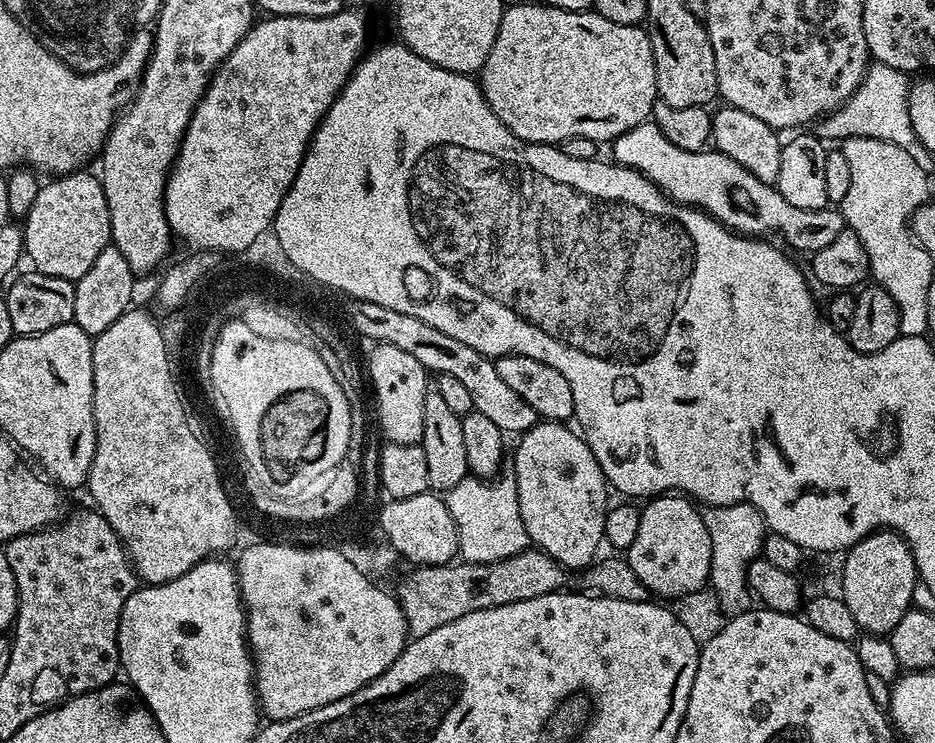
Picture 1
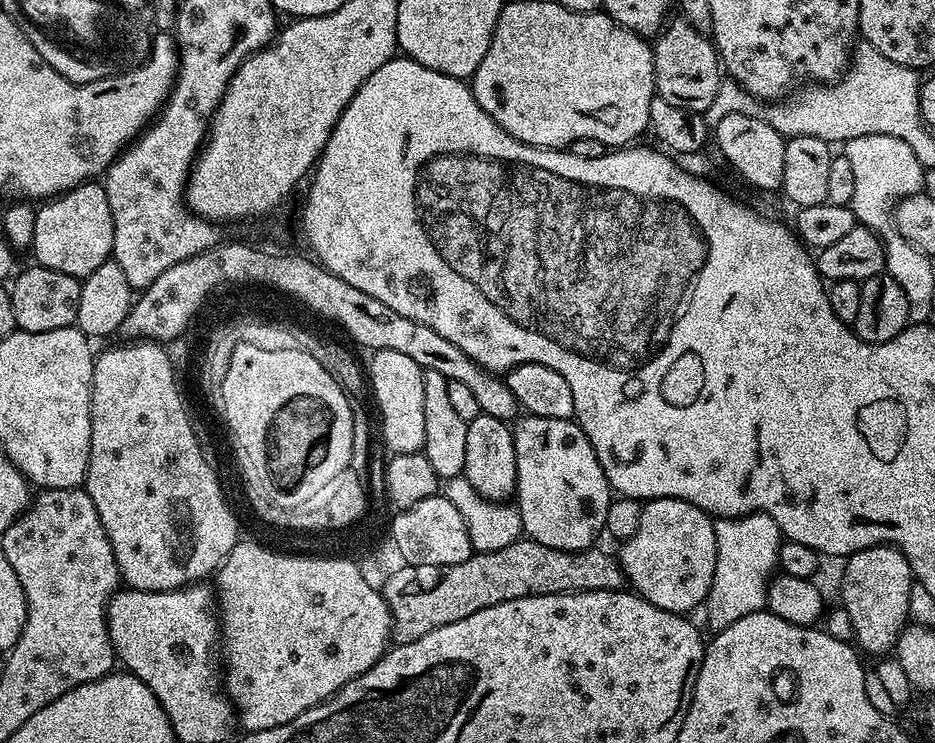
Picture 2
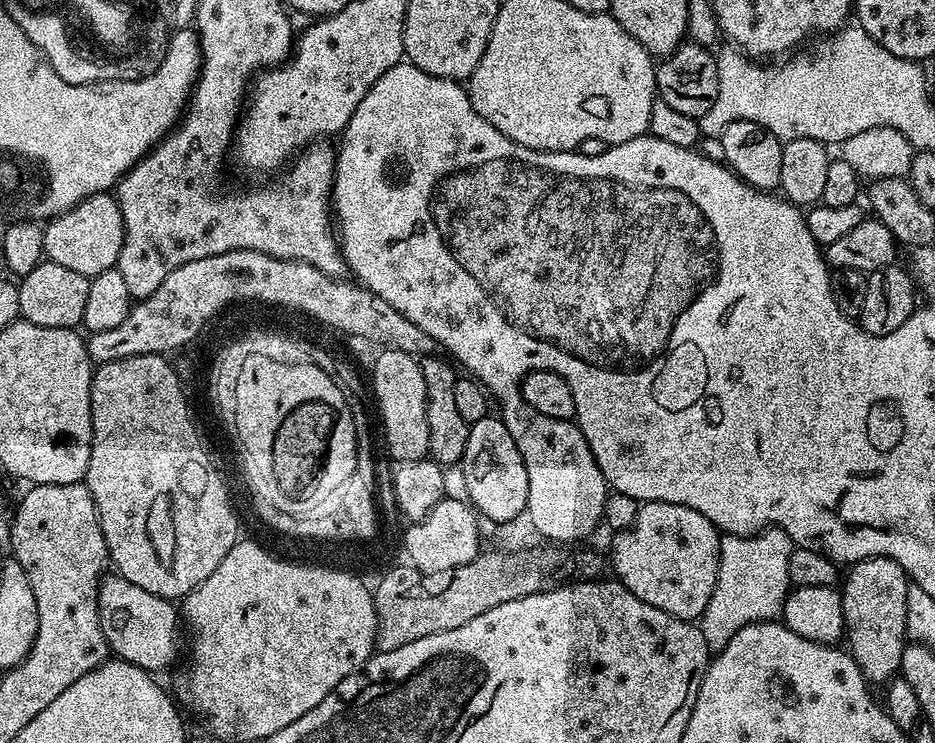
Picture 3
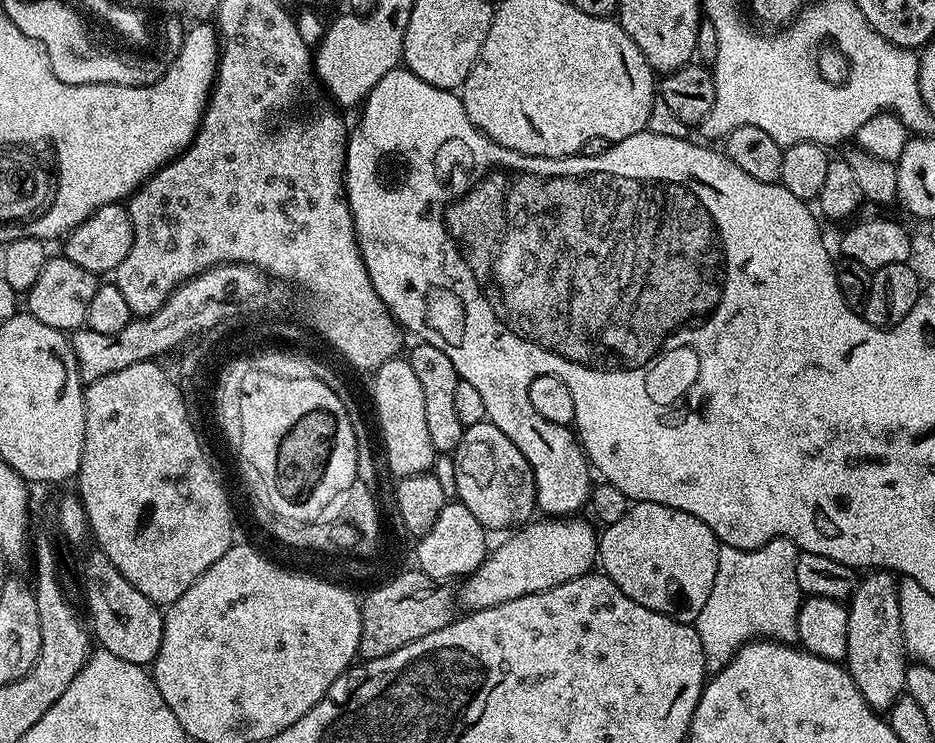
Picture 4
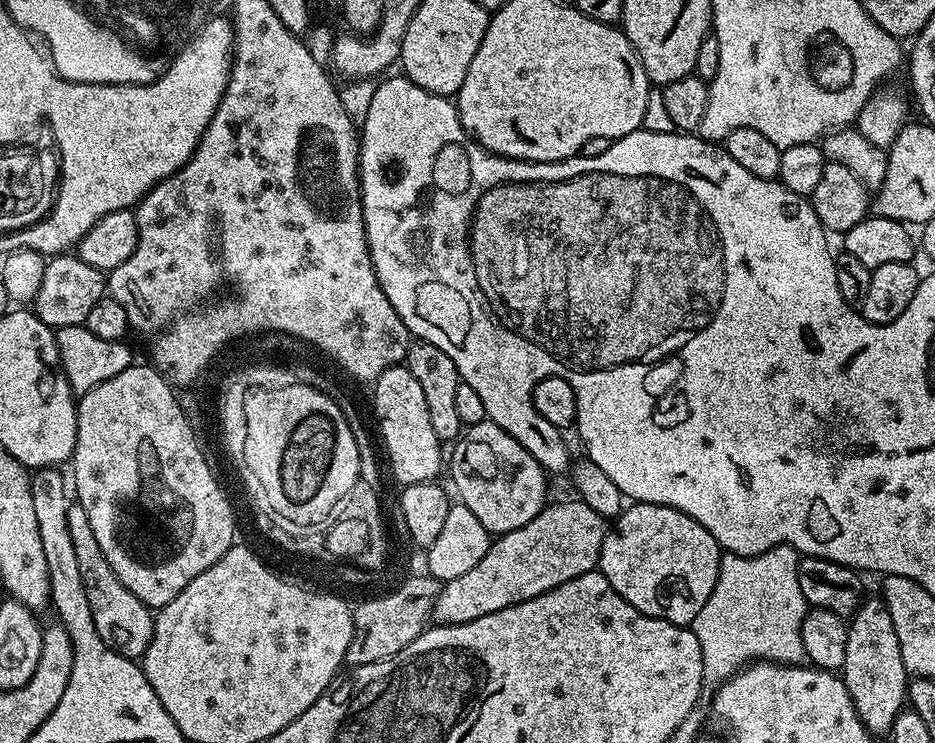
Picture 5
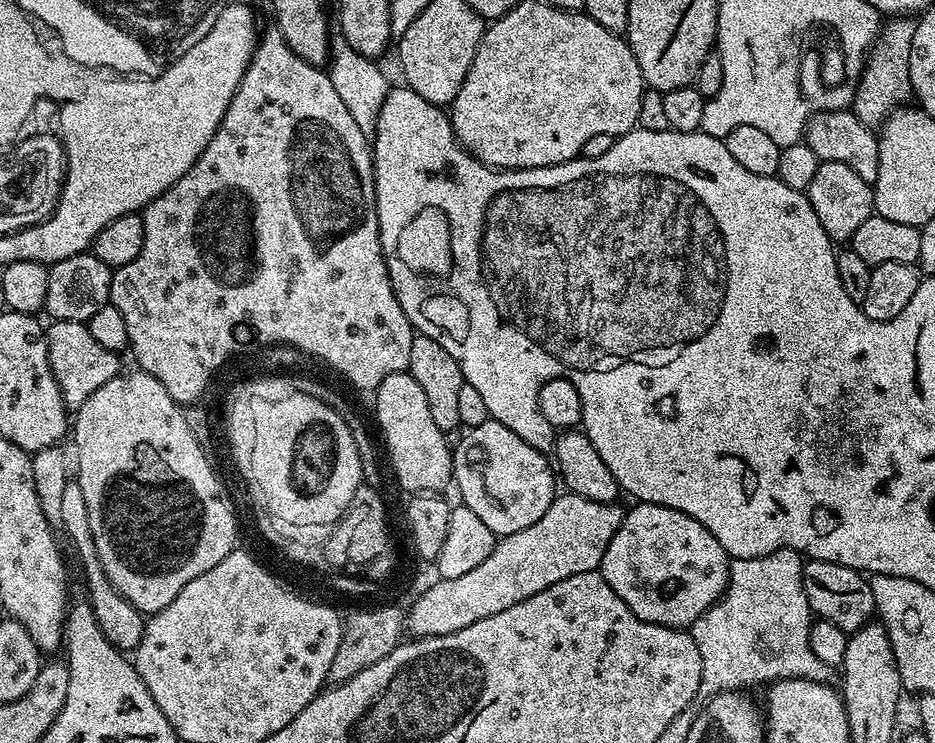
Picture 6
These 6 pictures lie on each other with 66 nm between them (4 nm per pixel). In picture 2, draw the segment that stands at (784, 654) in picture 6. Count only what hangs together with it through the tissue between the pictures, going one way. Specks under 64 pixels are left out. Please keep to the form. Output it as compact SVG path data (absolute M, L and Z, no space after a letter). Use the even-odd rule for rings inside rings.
M751 512L749 516L729 516L714 523L716 539L716 565L714 582L708 591L706 609L708 624L719 630L746 618L746 614L765 611L769 581L780 562L782 533L778 522L764 512Z

